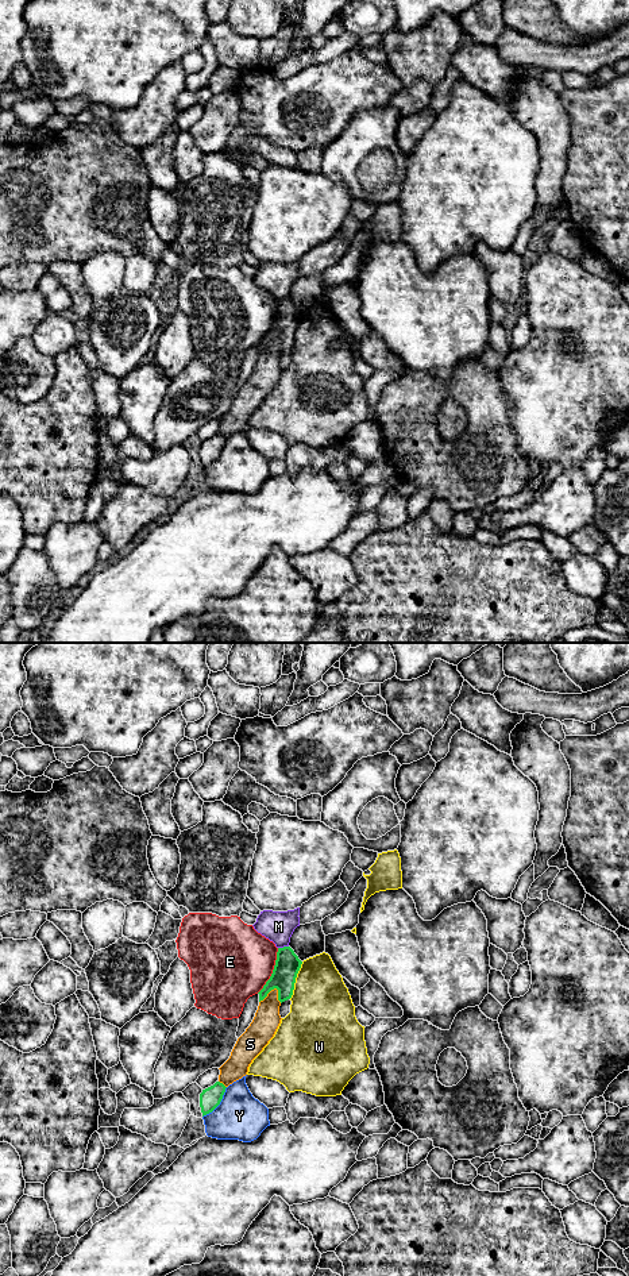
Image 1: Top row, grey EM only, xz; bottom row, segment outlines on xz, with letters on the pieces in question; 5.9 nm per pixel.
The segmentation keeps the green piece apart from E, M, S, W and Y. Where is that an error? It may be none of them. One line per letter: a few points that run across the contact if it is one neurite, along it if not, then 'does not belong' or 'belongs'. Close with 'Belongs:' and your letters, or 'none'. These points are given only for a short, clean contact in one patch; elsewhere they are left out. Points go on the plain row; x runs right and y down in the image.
E: does not belong
M: line xz (288, 297), (278, 300); does not belong
S: does not belong
W: does not belong
Y: does not belong
Belongs: none

